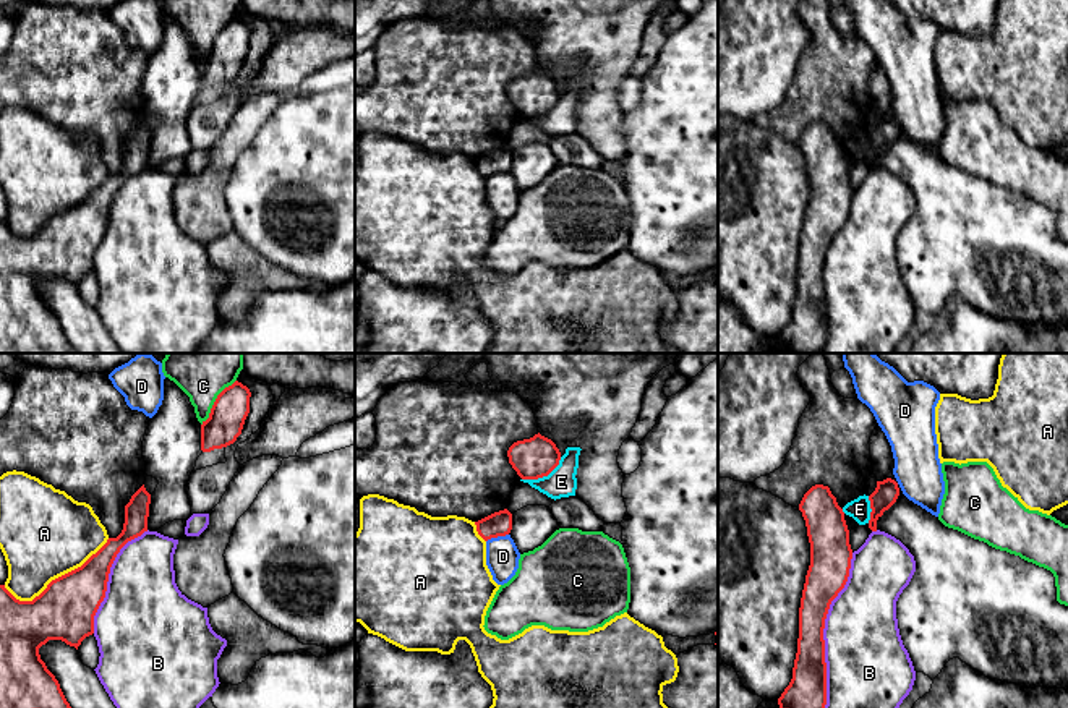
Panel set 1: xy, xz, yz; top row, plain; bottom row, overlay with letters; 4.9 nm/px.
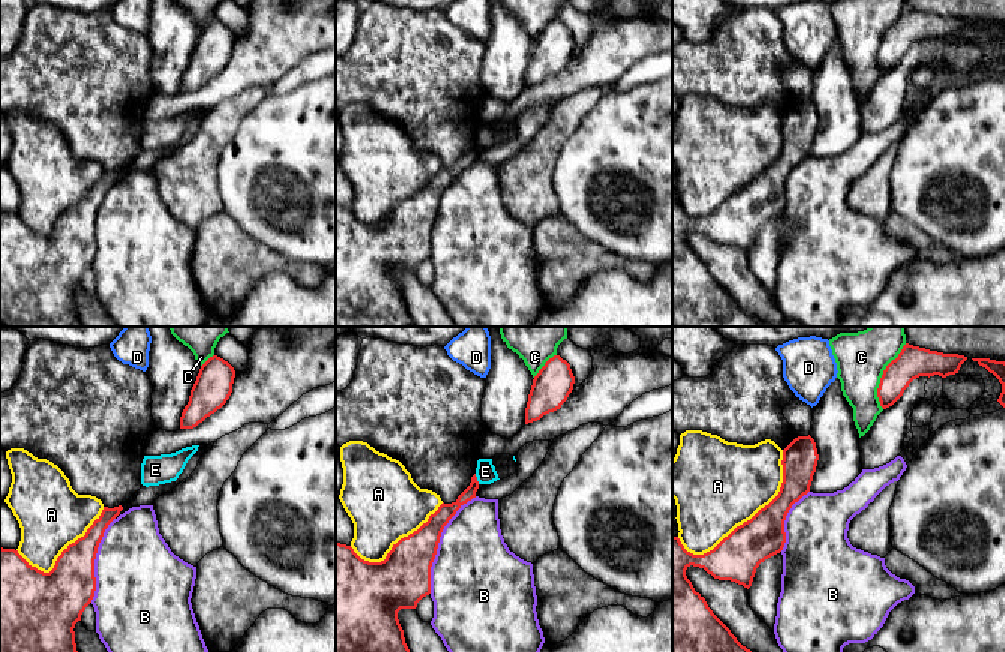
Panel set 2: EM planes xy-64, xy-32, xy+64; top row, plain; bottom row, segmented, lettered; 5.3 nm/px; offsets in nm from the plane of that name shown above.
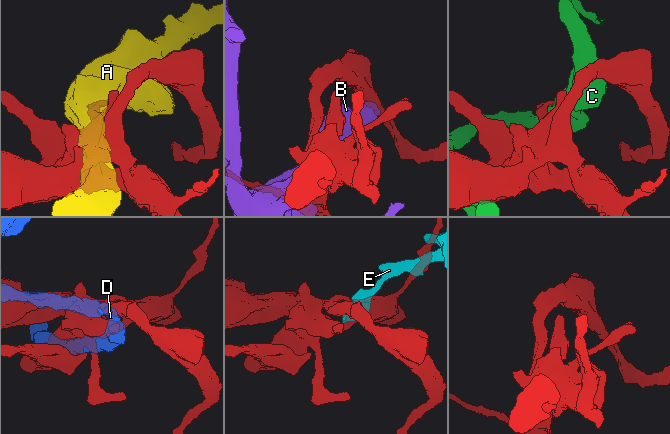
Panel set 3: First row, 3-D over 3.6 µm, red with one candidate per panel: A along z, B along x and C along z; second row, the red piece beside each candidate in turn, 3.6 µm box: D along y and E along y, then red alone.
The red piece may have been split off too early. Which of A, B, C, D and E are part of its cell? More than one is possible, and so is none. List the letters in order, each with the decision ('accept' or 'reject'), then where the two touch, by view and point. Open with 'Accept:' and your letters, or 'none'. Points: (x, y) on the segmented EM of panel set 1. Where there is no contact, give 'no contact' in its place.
Accept: none
A: reject; contact xy (55, 579)
B: reject; contact yz (822, 631)
C: reject; contact xy (214, 402)
D: reject; contact xz (496, 537)
E: reject; contact xz (543, 475)

